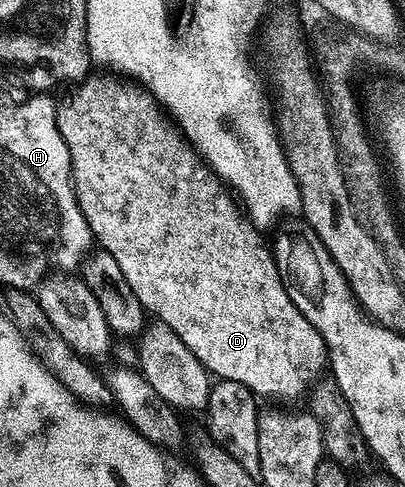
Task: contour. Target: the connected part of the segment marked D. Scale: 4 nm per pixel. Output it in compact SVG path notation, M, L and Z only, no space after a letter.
M115 72L99 73L103 74L92 73L72 89L75 91L72 92L67 106L59 104L55 108L57 128L71 157L71 181L75 183L75 195L91 229L92 239L105 252L109 252L113 260L117 260L121 272L125 272L125 280L129 280L129 288L133 288L133 296L141 300L144 311L152 319L169 324L169 328L173 328L173 332L181 336L181 344L185 344L185 348L189 348L189 352L193 352L193 356L201 360L208 374L224 382L245 384L245 388L249 388L260 399L299 398L302 394L304 397L322 375L319 373L322 370L324 373L328 365L327 345L321 332L317 332L317 328L313 328L313 324L309 324L309 320L301 316L297 304L289 300L289 292L275 263L272 247L268 239L267 242L263 239L264 231L251 221L244 207L237 201L236 195L229 189L228 183L211 169L203 155L191 144L187 134L168 117L163 106L146 86Z

